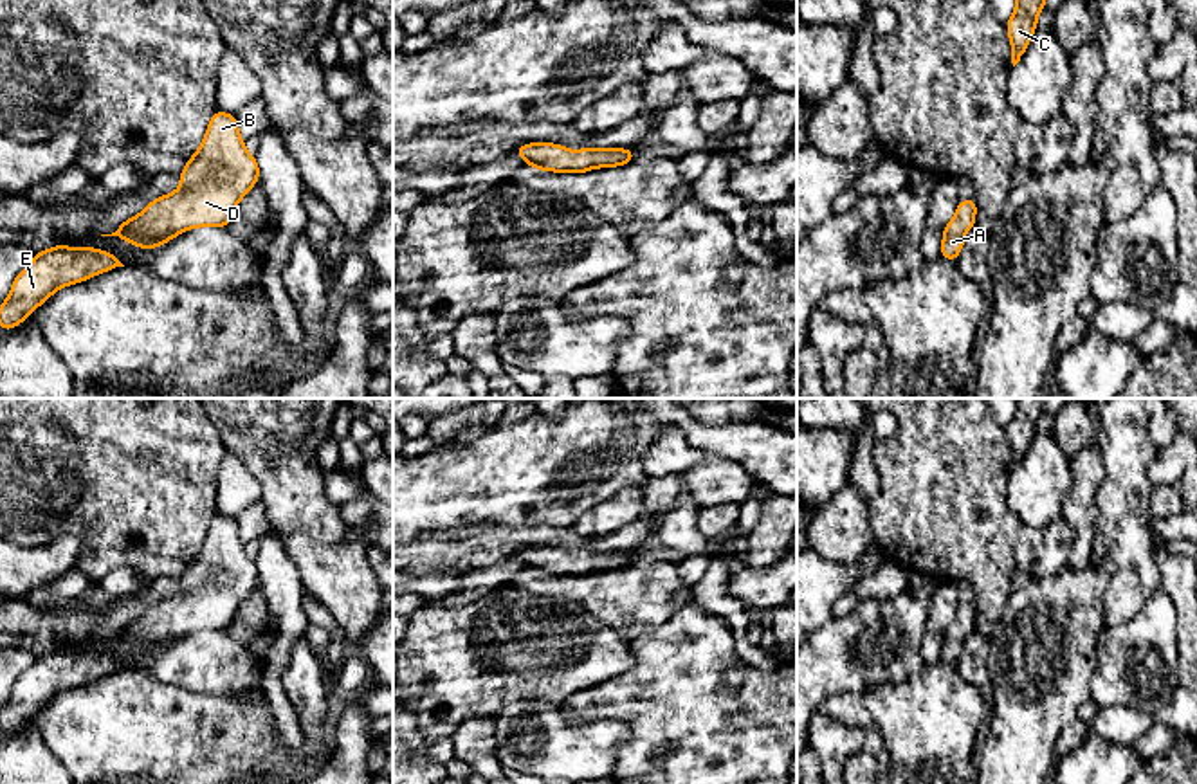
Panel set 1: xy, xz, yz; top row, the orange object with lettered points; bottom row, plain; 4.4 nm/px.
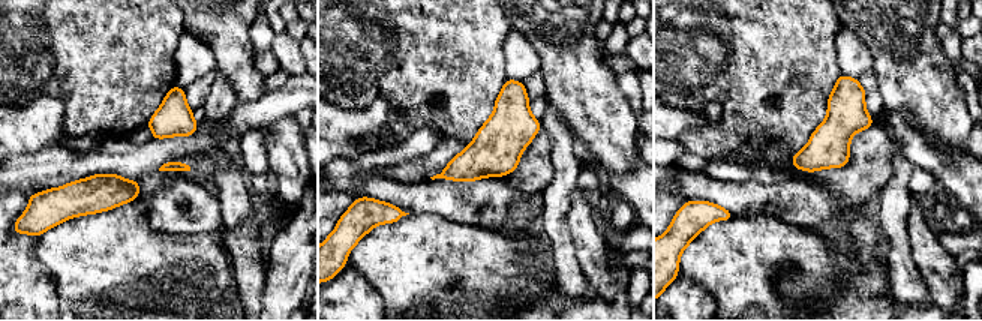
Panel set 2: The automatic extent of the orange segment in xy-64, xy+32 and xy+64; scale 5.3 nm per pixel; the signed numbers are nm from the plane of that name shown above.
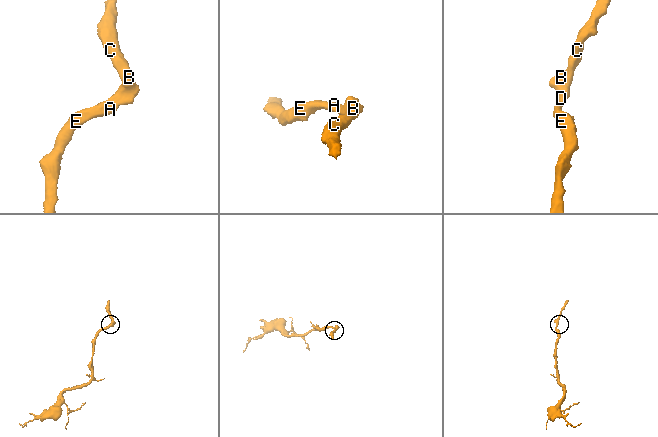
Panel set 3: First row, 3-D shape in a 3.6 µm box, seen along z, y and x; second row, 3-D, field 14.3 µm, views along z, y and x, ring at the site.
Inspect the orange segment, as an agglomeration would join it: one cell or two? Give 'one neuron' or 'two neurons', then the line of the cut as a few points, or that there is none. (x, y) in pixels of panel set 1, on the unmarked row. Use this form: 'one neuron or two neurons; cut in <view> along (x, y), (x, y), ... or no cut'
one neuron; no cut

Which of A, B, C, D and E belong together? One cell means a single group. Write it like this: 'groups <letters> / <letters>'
groups A B C D E

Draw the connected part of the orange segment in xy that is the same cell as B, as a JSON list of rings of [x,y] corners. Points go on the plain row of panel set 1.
[[[216,514],[200,552],[180,575],[180,591],[101,640],[155,652],[193,631],[229,629],[238,606],[260,584],[256,562],[243,546],[236,521]]]

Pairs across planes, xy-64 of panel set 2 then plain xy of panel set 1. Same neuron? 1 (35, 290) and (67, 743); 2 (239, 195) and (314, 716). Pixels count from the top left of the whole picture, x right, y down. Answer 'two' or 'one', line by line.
1: two
2: one

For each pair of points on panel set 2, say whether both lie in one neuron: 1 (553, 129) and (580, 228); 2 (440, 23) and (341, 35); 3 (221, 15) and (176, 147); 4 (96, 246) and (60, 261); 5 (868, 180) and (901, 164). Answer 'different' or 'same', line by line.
1: different
2: same
3: different
4: same
5: different

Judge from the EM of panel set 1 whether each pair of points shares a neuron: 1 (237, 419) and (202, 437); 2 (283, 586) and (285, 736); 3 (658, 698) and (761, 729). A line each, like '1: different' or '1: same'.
1: different
2: same
3: same

